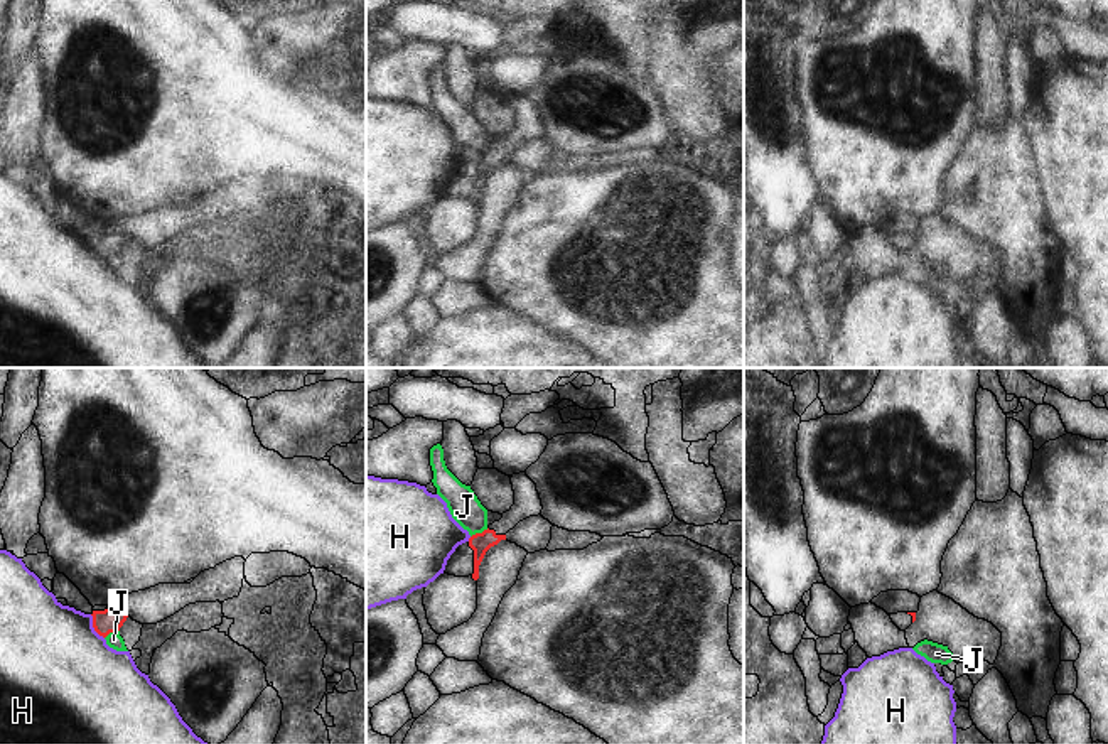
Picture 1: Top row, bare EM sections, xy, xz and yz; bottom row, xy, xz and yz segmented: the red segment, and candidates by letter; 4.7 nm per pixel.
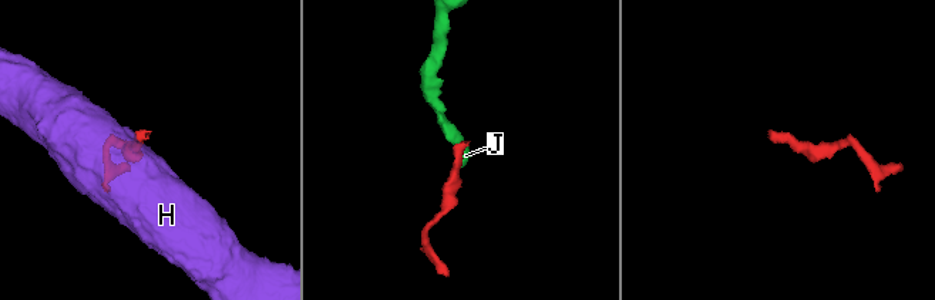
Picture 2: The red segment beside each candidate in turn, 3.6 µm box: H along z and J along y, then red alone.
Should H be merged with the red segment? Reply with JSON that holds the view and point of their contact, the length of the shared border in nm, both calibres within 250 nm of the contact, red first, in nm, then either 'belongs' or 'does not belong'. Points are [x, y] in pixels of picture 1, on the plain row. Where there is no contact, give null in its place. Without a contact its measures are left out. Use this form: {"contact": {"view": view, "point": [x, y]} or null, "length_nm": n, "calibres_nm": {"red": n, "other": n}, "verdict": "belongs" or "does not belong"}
{"contact": {"view": "xy", "point": [93, 248]}, "length_nm": 140, "calibres_nm": {"red": 120, "other": 500}, "verdict": "does not belong"}

